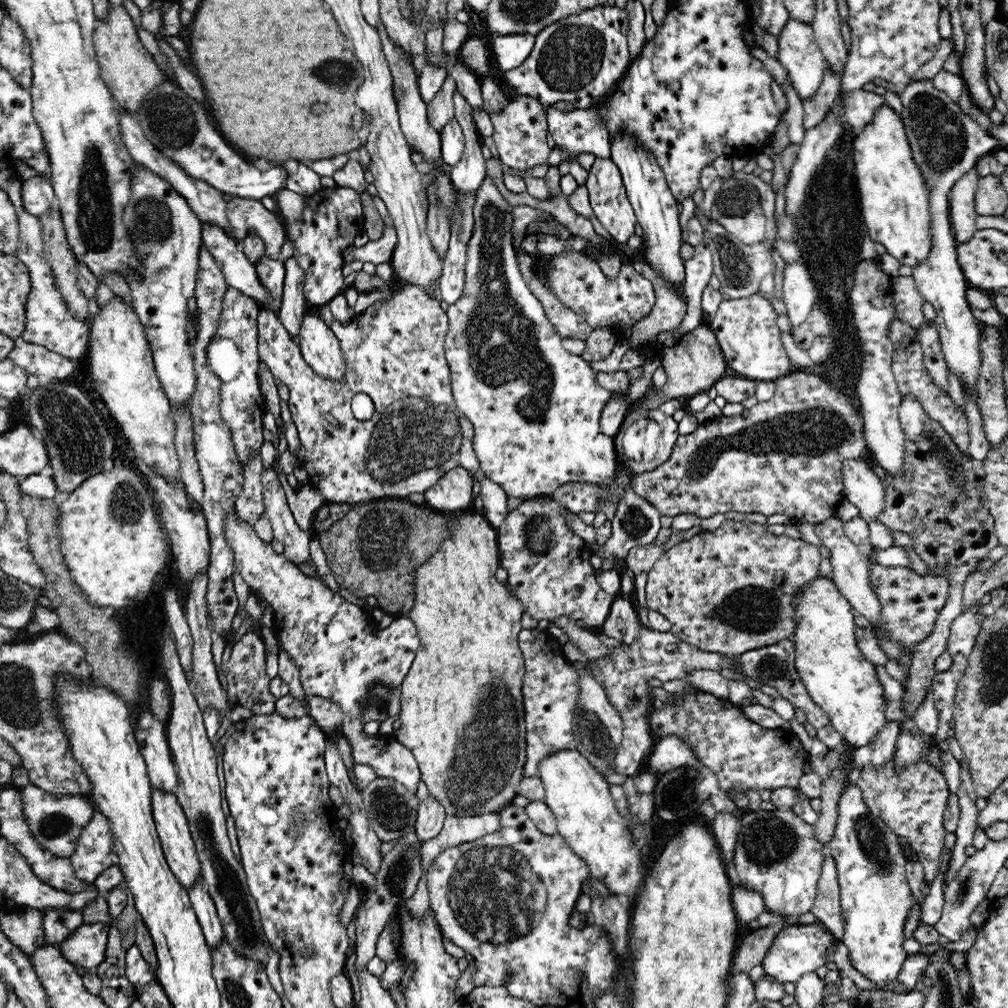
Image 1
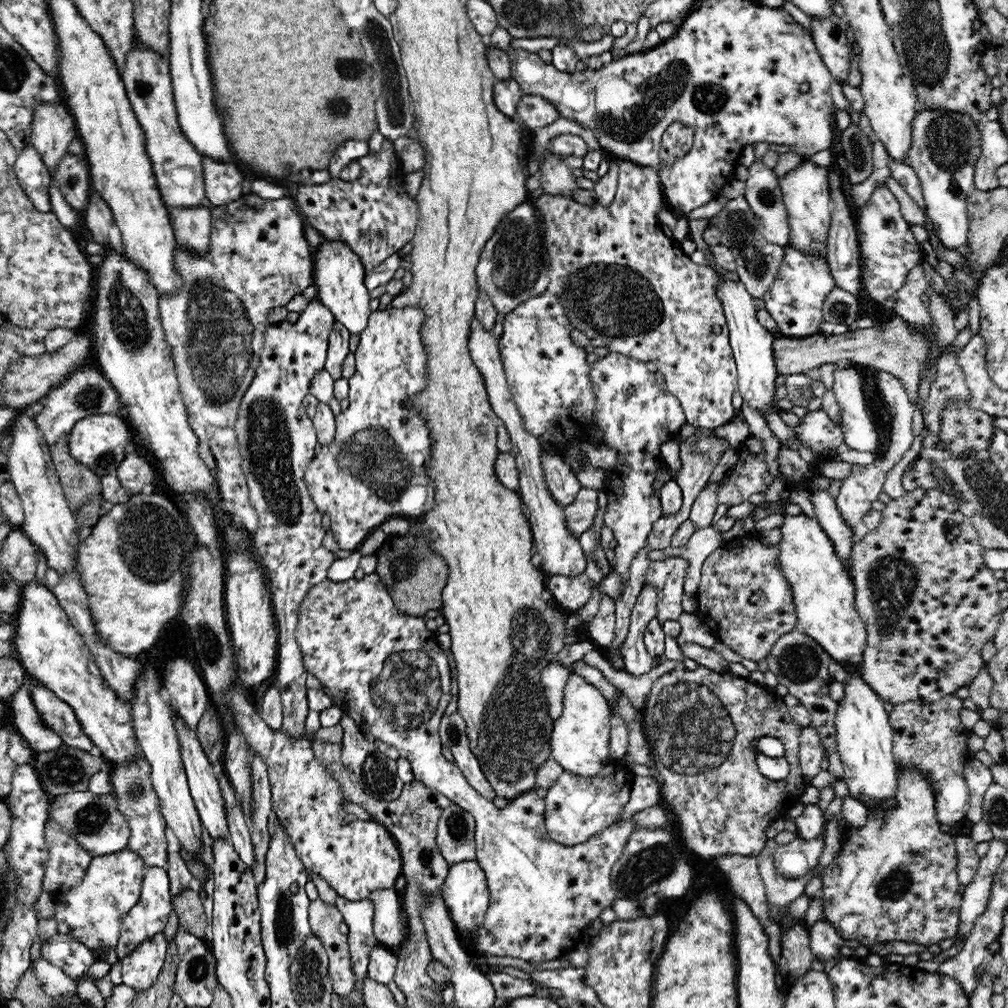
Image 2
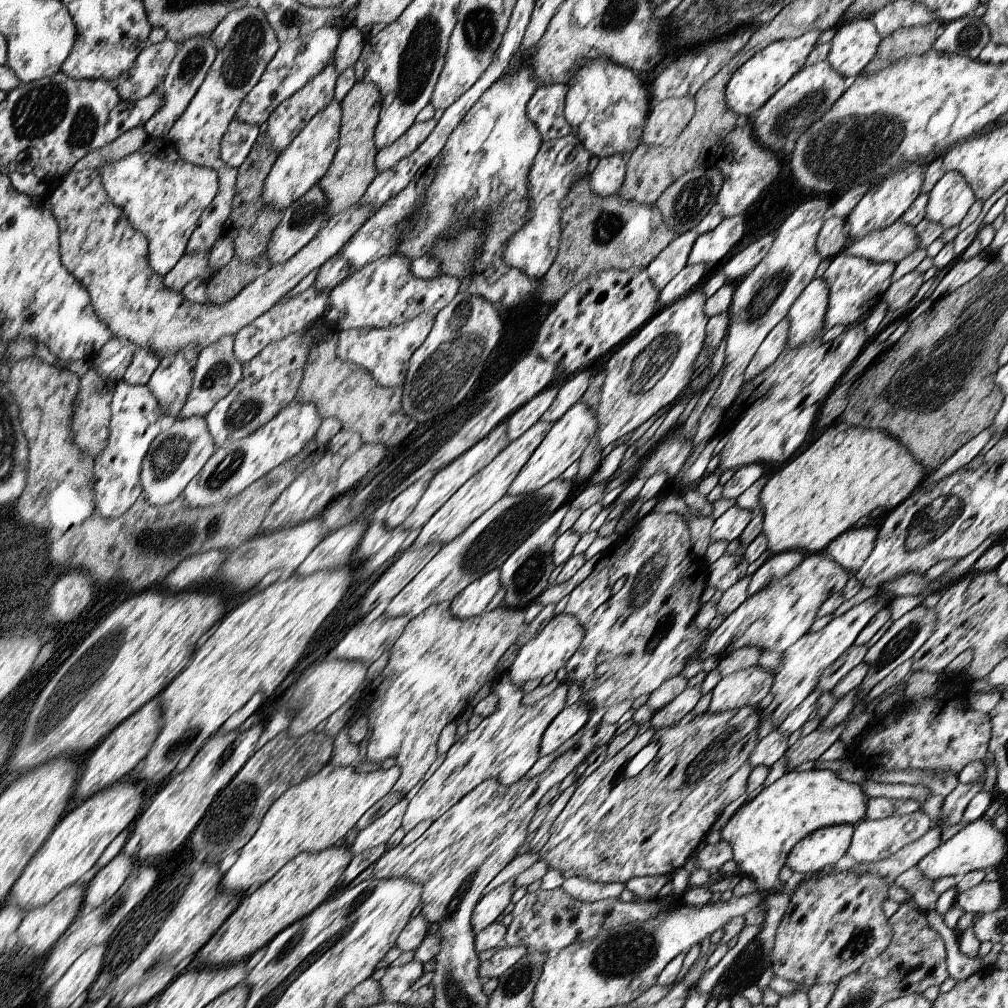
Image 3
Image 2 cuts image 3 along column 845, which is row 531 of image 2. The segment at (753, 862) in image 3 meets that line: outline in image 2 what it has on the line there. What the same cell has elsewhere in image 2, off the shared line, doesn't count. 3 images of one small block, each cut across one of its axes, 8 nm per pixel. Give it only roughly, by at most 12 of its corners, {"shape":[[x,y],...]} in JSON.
{"shape":[[786,516],[780,572],[796,632],[842,668],[868,630],[848,564],[816,518]]}

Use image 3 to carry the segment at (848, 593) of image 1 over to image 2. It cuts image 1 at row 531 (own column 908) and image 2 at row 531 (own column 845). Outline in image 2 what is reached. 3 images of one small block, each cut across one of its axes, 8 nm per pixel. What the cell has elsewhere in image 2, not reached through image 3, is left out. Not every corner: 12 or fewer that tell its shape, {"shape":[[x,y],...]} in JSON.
{"shape":[[880,372],[890,408],[890,448],[868,466],[852,466],[834,500],[860,542],[864,516],[890,470],[914,444],[916,404],[902,382]]}

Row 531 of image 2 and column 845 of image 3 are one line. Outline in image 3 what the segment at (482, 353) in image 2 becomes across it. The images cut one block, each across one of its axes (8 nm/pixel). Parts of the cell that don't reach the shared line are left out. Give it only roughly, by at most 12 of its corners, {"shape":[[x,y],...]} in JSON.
{"shape":[[859,524],[823,554],[855,574],[873,552],[877,528]]}

